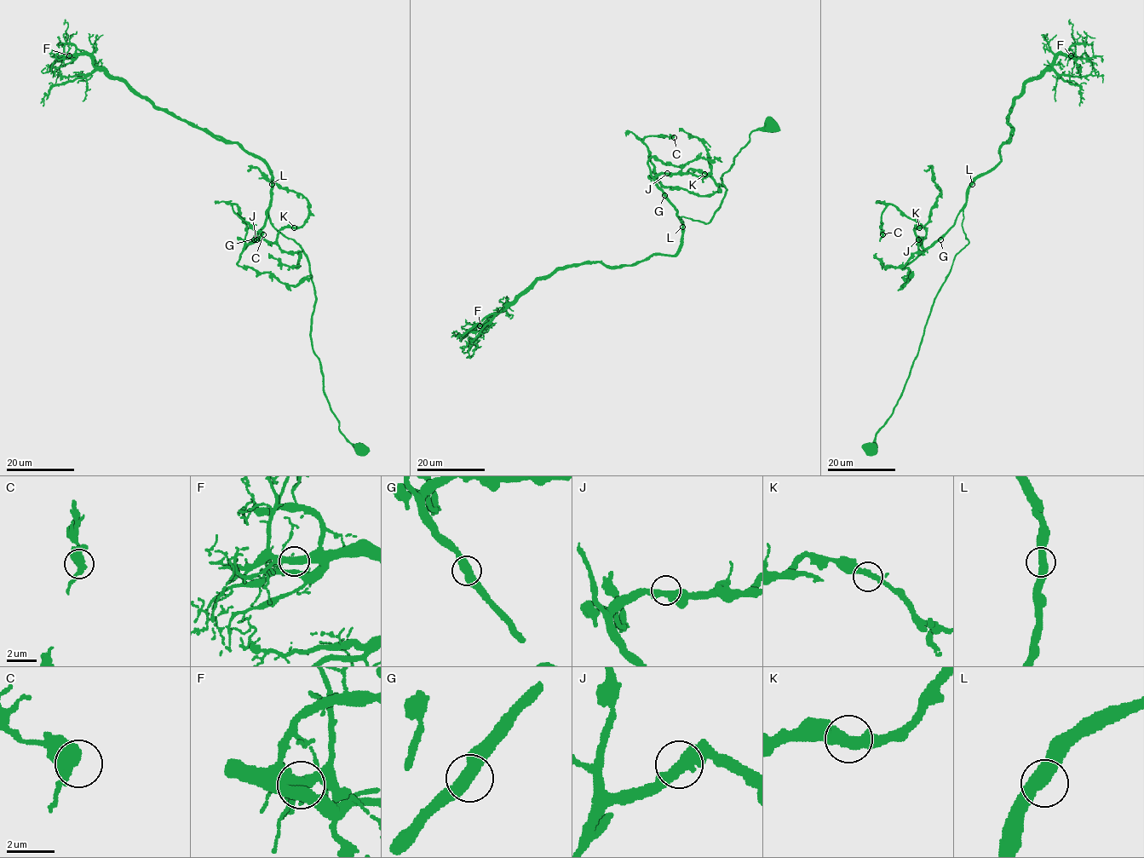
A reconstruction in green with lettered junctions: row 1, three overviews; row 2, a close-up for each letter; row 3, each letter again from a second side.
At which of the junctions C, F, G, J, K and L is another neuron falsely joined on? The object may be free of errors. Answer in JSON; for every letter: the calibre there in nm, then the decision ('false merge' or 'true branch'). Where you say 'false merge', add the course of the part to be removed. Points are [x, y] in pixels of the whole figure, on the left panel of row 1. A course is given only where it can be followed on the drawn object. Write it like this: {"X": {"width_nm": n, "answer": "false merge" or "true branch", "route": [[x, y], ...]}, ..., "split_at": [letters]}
{"C": {"width_nm": 500, "answer": "true branch"}, "F": {"width_nm": 440, "answer": "true branch"}, "G": {"width_nm": 440, "answer": "true branch"}, "J": {"width_nm": 480, "answer": "true branch"}, "K": {"width_nm": 440, "answer": "true branch"}, "L": {"width_nm": 480, "answer": "true branch"}, "split_at": []}

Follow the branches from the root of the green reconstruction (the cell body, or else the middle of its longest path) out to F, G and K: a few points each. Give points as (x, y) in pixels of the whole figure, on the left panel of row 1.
F: (359, 449), (324, 394), (310, 267), (271, 223), (271, 169), (158, 109), (89, 55), (69, 55)
G: (359, 449), (340, 430), (324, 394), (311, 340), (315, 291), (307, 256), (272, 225), (267, 210), (254, 239)
K: (359, 449), (324, 394), (302, 249), (267, 210), (244, 249), (294, 227)

